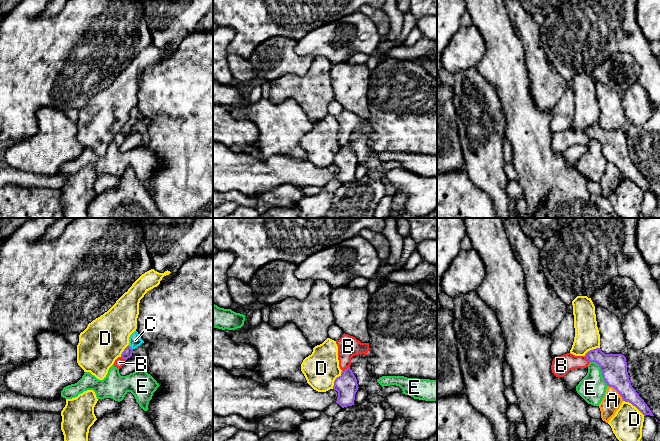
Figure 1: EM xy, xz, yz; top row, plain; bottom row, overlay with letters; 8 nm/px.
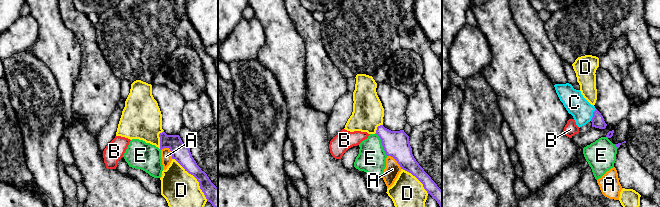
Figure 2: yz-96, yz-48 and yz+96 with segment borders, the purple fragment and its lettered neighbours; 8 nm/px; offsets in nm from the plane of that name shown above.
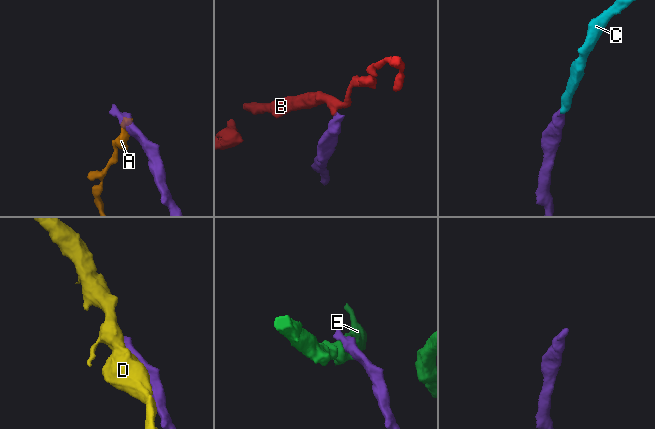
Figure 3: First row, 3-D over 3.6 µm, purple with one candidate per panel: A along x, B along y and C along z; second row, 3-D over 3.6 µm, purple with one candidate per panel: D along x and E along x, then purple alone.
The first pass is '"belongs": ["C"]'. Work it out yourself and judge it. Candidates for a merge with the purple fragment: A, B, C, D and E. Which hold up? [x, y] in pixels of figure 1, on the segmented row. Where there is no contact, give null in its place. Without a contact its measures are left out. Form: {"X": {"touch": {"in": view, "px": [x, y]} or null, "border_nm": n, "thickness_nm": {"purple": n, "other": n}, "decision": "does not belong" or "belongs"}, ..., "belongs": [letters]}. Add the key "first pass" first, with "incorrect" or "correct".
{"first pass": "correct", "A": {"touch": {"in": "yz", "px": [617, 391]}, "border_nm": 180, "thickness_nm": {"purple": 200, "other": 150}, "decision": "does not belong"}, "B": {"touch": {"in": "xz", "px": [345, 369]}, "border_nm": 80, "thickness_nm": {"purple": 180, "other": 180}, "decision": "does not belong"}, "C": {"touch": {"in": "xy", "px": [130, 347]}, "border_nm": 50, "thickness_nm": {"purple": 80, "other": 100}, "decision": "belongs"}, "D": {"touch": {"in": "yz", "px": [634, 405]}, "border_nm": 220, "thickness_nm": {"purple": 160, "other": 240}, "decision": "does not belong"}, "E": {"touch": {"in": "yz", "px": [601, 371]}, "border_nm": 240, "thickness_nm": {"purple": 200, "other": 220}, "decision": "does not belong"}, "belongs": ["C"]}

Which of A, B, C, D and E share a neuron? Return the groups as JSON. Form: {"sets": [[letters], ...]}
{"sets": [["A"], ["B"], ["C"], ["D"], ["E"]]}

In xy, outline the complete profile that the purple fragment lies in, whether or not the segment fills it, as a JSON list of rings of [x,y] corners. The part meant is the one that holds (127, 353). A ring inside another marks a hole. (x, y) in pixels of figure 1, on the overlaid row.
[[[134,331],[129,337],[129,345],[124,349],[121,357],[125,360],[132,356],[132,352],[135,348],[140,346],[144,341],[141,339],[137,331]]]

